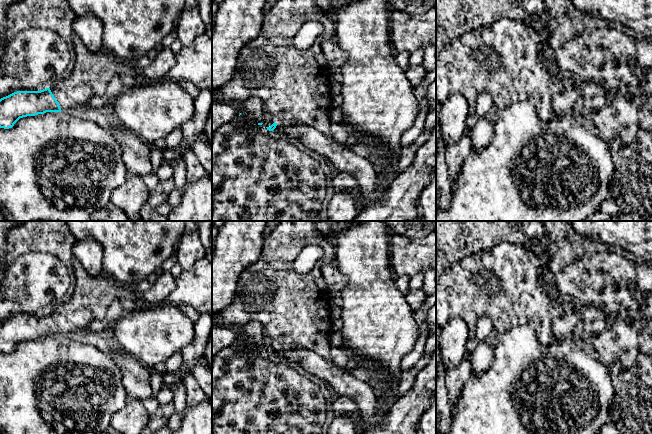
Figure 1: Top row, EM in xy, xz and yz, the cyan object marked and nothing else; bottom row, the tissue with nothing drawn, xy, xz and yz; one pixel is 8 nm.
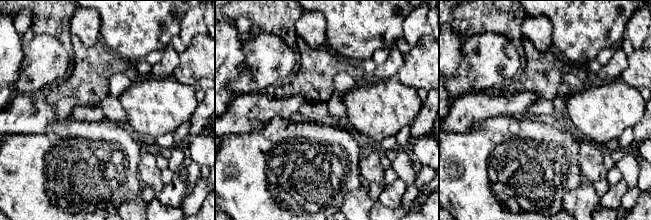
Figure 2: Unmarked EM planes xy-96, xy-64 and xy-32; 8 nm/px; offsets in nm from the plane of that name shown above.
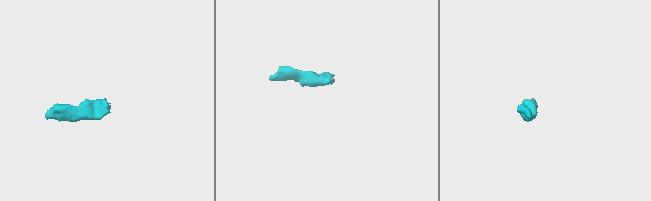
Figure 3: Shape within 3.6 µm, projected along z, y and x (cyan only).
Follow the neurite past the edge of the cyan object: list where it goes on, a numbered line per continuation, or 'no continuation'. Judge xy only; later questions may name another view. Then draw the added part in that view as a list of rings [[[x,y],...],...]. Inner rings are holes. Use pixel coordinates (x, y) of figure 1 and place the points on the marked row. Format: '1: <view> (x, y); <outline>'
1: xy (69, 97); [[[52,85],[50,90],[59,102],[62,113],[69,109],[81,109],[84,104],[97,97],[89,86]]]

